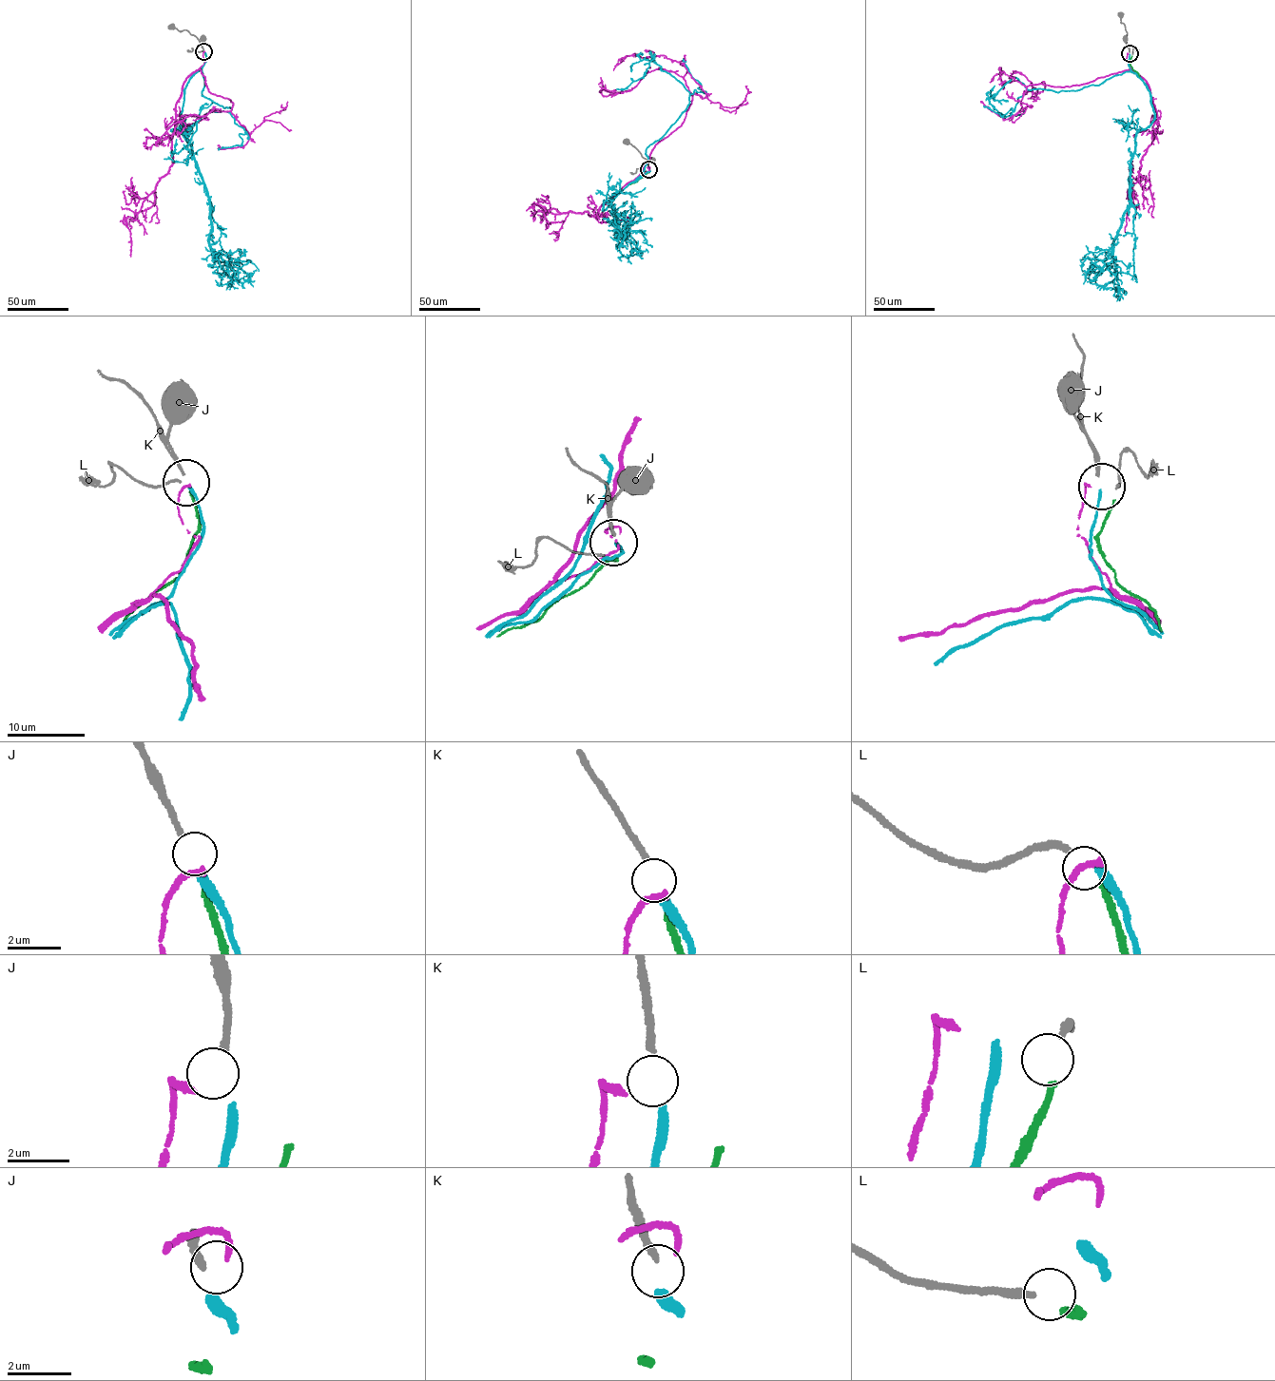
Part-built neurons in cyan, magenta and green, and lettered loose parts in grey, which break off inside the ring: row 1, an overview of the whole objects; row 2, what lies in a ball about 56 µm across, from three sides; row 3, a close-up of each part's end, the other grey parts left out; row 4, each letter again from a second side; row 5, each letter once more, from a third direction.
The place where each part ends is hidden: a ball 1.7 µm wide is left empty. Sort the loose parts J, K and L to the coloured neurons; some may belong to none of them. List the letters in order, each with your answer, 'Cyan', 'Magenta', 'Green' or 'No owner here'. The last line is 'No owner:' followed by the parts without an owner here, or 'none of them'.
J: Magenta
K: Cyan
L: No owner here
No owner: L

